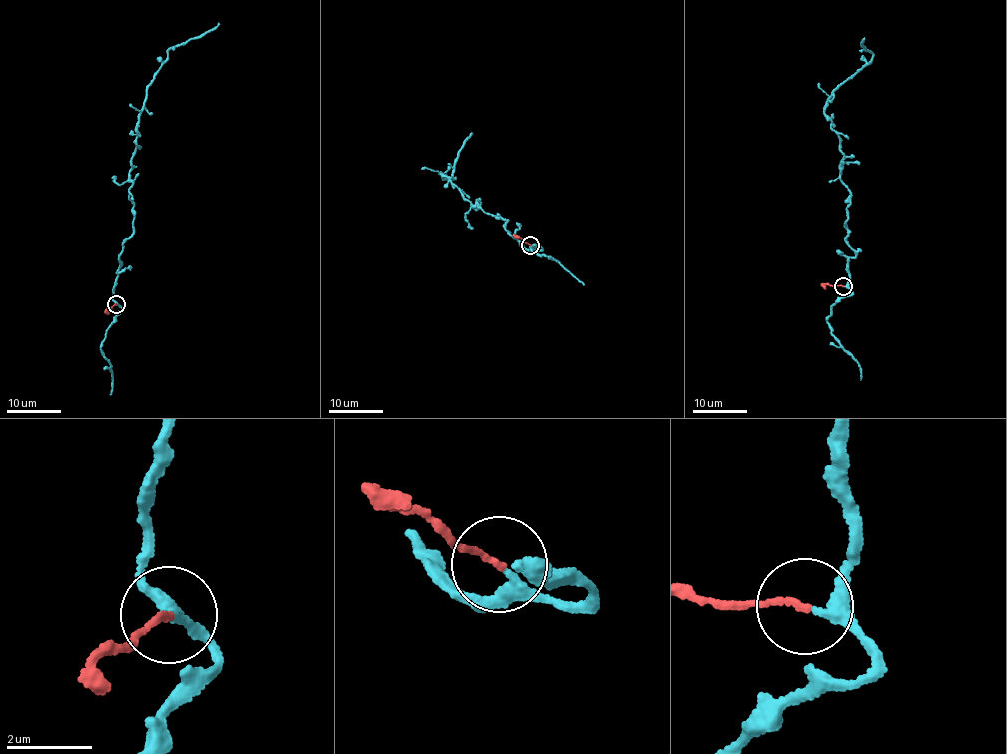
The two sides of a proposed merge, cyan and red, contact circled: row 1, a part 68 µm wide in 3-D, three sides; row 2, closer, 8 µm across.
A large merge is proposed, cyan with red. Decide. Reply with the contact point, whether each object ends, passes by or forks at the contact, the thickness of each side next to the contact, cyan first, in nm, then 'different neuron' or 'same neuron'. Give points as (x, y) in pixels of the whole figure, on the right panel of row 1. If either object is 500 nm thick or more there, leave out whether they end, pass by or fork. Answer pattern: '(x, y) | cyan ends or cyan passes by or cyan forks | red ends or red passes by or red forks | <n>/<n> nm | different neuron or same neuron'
(843, 286) | cyan passes by | red ends | 240/130 nm | same neuron

